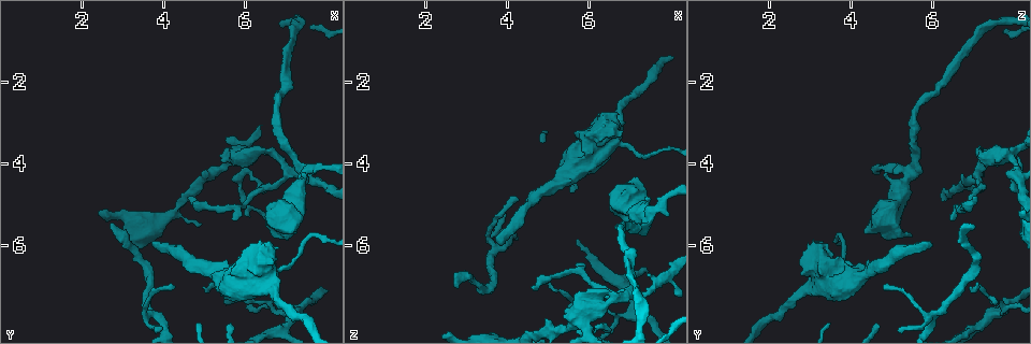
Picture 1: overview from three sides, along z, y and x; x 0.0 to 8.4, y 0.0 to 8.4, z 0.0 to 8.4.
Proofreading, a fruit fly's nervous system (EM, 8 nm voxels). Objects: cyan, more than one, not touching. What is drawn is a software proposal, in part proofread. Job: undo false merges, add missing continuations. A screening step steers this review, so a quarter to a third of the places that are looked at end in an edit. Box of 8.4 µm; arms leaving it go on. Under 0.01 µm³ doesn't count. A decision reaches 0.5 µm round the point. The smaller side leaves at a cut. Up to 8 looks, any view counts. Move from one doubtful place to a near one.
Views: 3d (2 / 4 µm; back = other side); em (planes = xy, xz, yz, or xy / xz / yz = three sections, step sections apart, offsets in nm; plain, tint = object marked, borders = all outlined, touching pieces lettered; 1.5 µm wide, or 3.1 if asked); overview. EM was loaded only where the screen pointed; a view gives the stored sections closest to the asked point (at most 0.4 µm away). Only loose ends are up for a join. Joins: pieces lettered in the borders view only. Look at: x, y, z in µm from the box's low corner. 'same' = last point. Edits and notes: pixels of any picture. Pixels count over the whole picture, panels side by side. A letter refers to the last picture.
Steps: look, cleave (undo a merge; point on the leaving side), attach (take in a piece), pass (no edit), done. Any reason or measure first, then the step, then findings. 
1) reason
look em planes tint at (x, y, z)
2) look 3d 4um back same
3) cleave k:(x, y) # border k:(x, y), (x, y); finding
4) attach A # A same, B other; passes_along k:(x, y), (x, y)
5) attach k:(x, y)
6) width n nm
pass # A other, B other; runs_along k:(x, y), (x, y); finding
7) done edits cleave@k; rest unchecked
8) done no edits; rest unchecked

sudden change in width
look 3d 2um at (6.45, 3.65, 7.45)

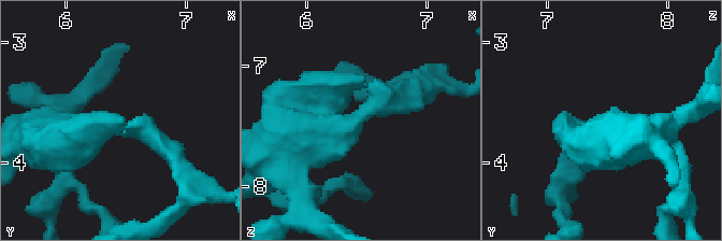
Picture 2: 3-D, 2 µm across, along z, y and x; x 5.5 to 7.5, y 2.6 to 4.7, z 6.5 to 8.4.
look em xy step 8 tint at (6.44, 3.68, 7.42)

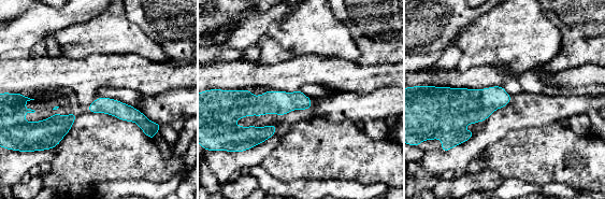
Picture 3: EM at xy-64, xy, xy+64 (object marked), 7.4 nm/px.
another direction
look em yz step 4 borders same

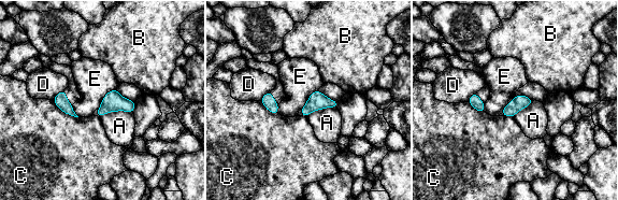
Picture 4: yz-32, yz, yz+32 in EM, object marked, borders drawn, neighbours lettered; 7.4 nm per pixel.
pass # A other, B other, C other, D other, E other; border 4:(116, 88), (102, 98), (97, 110); continuous, no second cell

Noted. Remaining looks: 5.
stops while still wide
look 3d 2um back at (7.40, 4.20, 4.85)

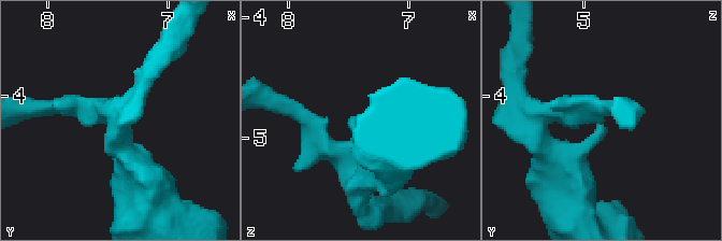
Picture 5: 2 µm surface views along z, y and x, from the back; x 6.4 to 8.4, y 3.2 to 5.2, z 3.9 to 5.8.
now the EM
look em xz step 8 tint at (7.46, 4.26, 4.84)

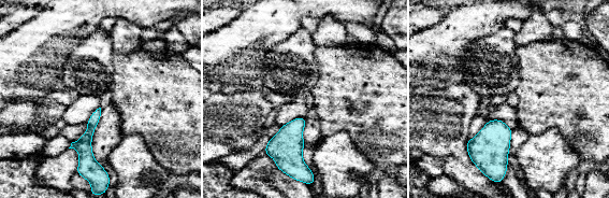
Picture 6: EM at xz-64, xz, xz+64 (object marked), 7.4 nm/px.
look em yz step 4 borders same

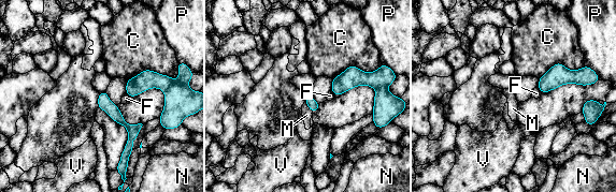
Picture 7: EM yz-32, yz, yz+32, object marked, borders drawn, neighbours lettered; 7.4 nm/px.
cleave 7:(146, 79) # C other, F other, M other, N other, P other, V other; border 7:(175, 84), (172, 84), (165, 91); a second cell is stuck on

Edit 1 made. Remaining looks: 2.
done edits cleave@7; rest unchecked

